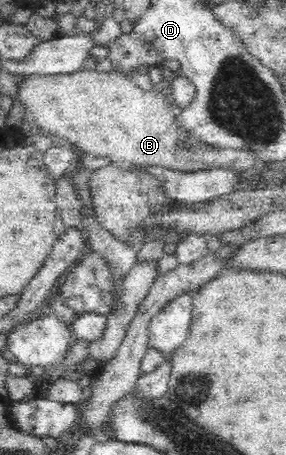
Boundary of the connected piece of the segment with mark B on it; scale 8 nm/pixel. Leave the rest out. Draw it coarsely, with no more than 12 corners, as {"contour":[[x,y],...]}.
{"contour":[[122,72],[28,75],[44,131],[113,163],[178,172],[258,162],[190,134],[167,90]]}

